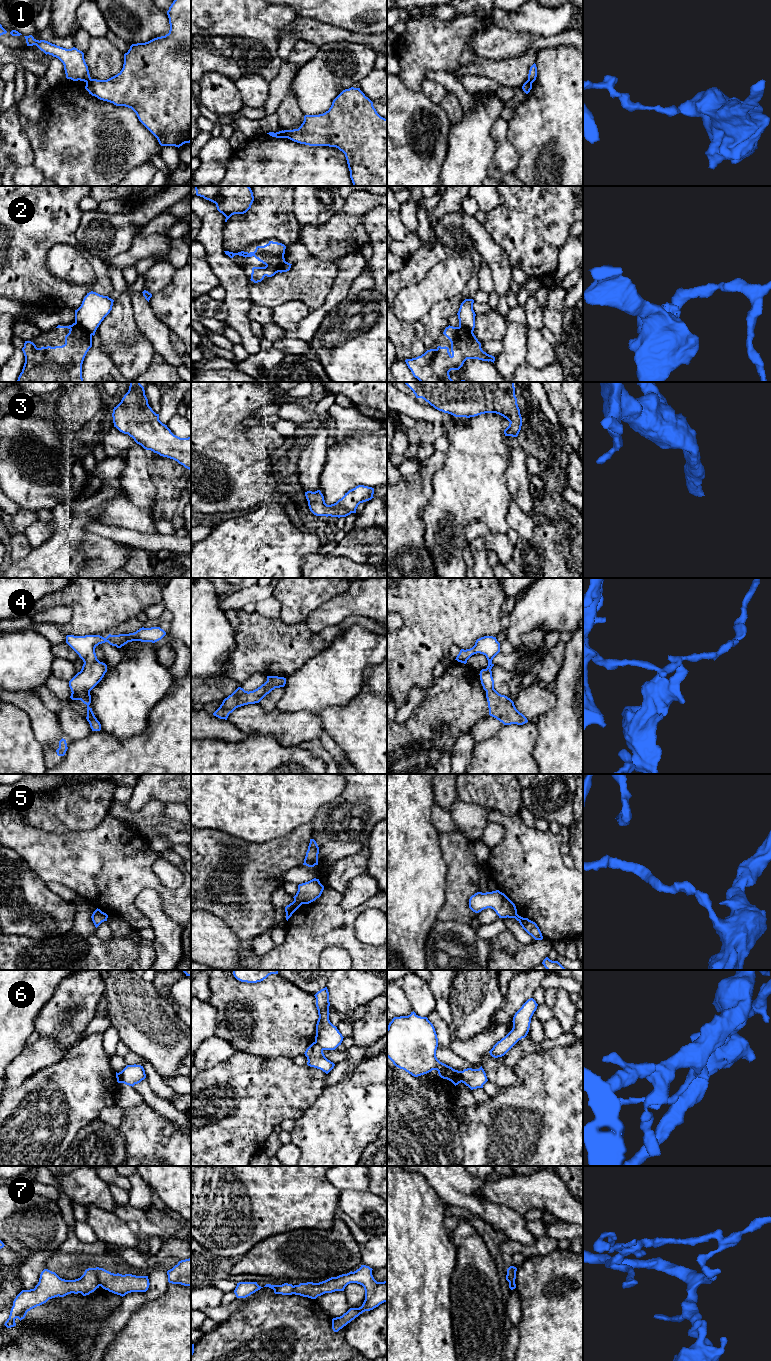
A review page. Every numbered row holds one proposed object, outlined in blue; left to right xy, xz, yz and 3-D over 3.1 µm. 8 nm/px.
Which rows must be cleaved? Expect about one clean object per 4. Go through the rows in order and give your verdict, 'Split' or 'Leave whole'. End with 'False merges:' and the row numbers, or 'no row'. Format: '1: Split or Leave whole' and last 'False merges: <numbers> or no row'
1: Split
2: Split
3: Leave whole
4: Split
5: Split
6: Split
7: Split
False merges: 1, 2, 4, 5, 6, 7

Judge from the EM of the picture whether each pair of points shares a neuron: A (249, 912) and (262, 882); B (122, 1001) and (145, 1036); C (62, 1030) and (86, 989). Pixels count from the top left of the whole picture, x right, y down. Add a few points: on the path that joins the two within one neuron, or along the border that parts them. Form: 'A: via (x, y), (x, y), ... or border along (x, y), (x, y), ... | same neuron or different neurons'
A: via (249, 905), (249, 895), (255, 889) | same neuron
B: via (131, 1010), (145, 1024), (145, 1027) | same neuron
C: via (65, 1020), (65, 1016), (71, 1010), (76, 999) | same neuron

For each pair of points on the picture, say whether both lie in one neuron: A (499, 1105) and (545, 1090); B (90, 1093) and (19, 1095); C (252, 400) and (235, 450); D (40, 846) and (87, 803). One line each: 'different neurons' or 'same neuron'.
A: same neuron
B: same neuron
C: same neuron
D: different neurons

